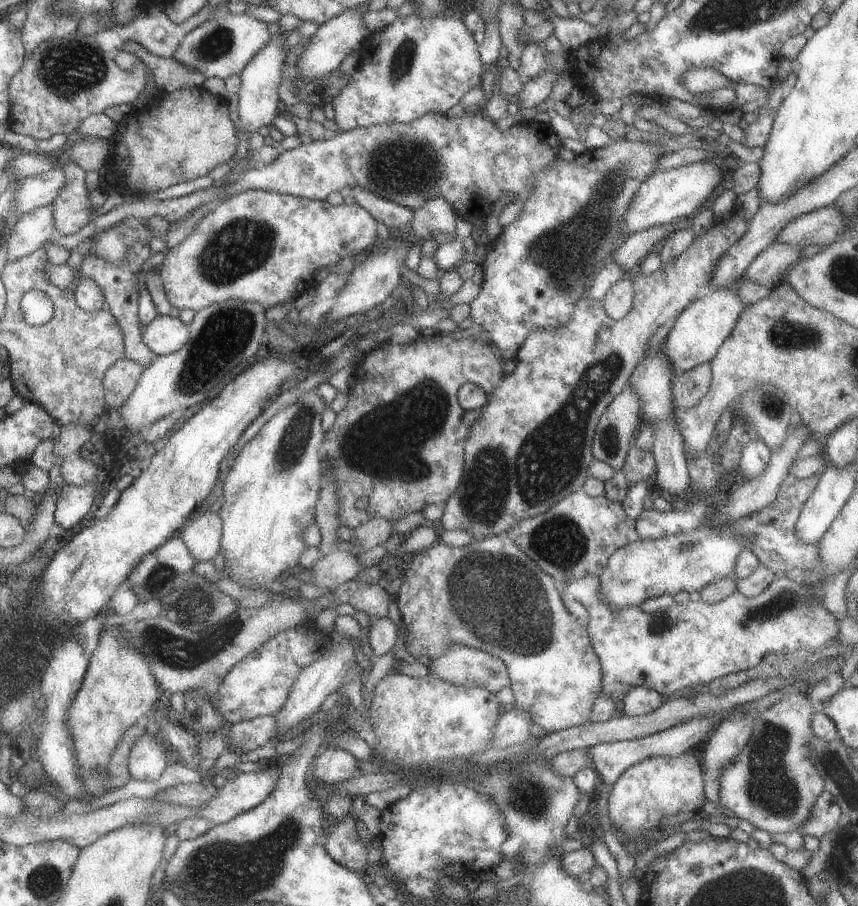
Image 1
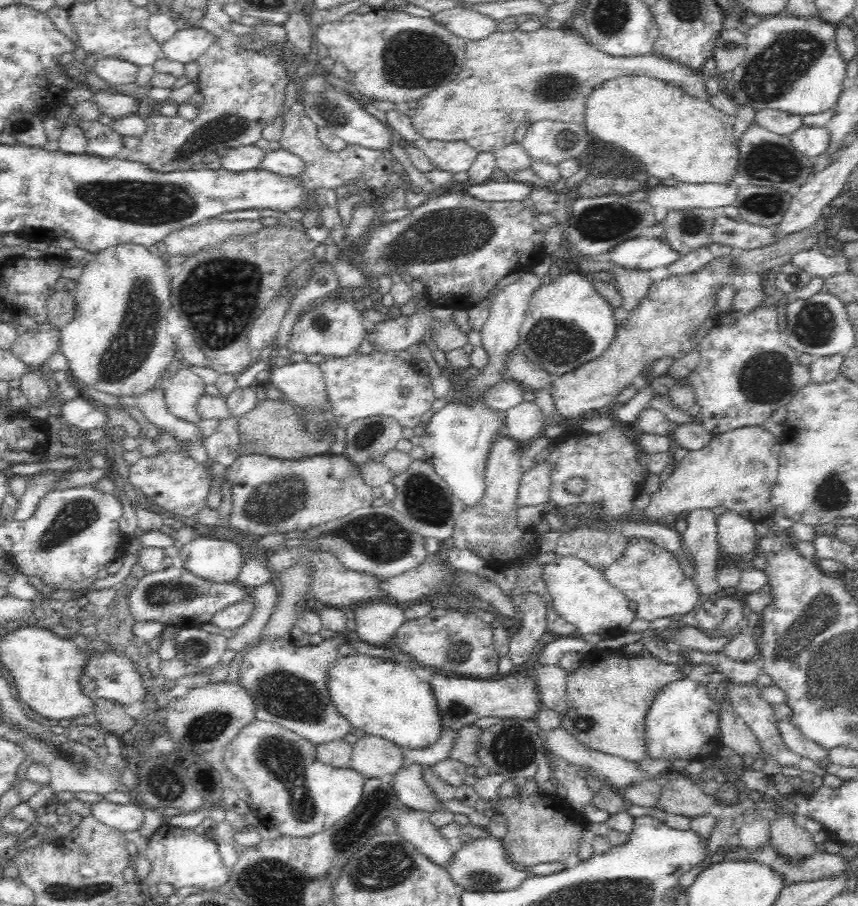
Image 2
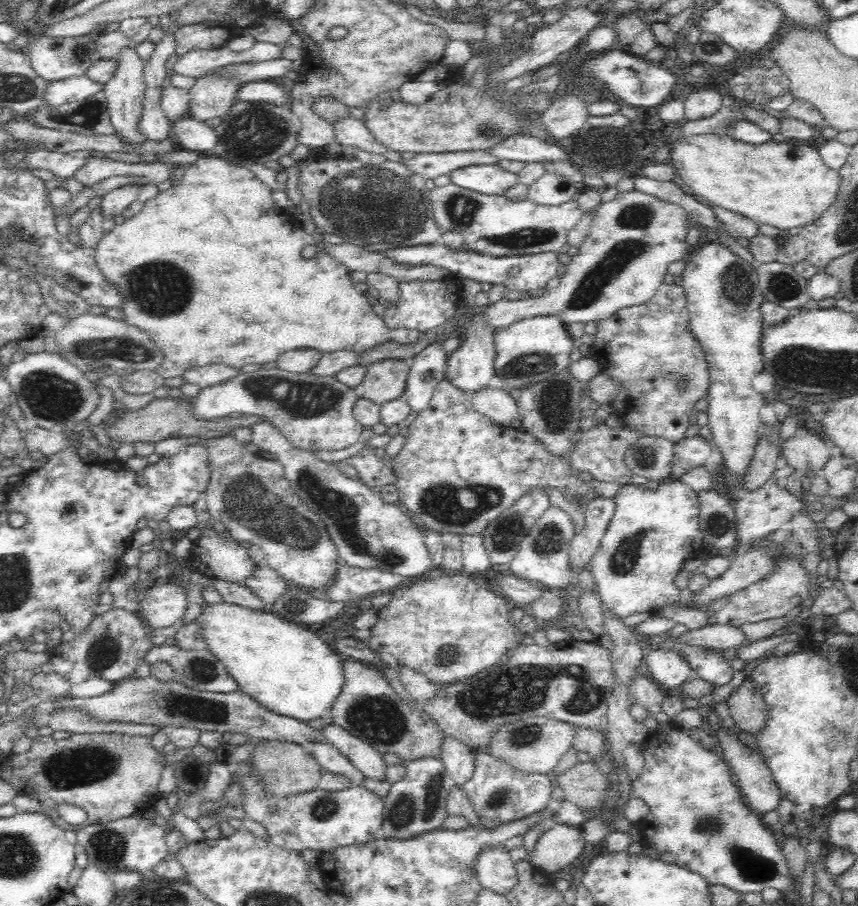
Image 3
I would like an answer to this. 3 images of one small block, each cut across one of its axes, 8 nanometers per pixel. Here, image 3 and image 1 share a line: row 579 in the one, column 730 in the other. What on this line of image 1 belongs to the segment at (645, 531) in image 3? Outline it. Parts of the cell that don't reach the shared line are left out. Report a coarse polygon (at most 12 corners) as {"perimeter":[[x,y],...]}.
{"perimeter":[[599,576],[559,580],[587,610],[601,694],[667,700],[815,652],[839,620],[813,584],[753,598],[615,608]]}

